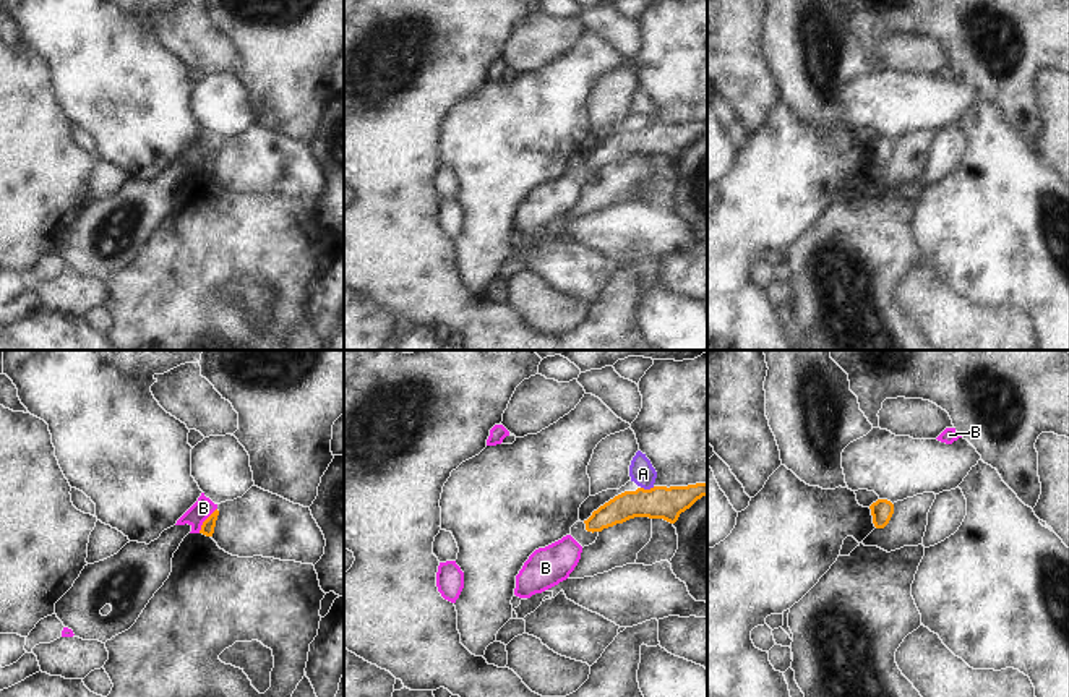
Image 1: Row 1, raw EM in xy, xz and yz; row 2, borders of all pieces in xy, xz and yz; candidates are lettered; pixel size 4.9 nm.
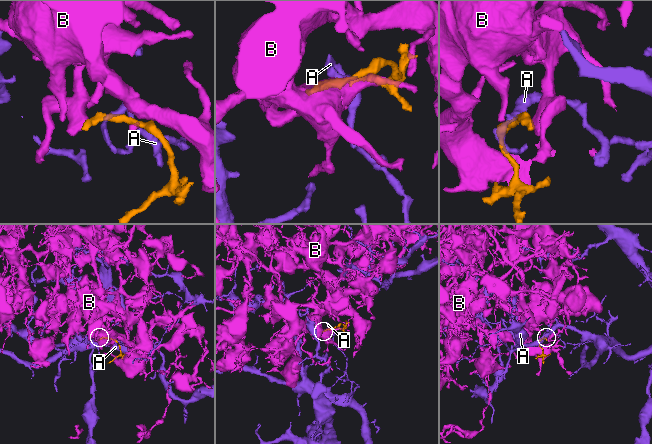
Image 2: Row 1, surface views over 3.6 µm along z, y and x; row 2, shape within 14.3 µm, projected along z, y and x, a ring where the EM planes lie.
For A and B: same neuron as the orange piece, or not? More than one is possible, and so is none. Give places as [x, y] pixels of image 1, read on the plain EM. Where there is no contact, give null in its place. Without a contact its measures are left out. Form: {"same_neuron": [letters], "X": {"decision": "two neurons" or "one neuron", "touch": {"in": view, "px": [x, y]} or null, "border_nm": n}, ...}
{"same_neuron": [], "A": {"decision": "two neurons", "touch": {"in": "xz", "px": [648, 127]}, "border_nm": 70}, "B": {"decision": "two neurons", "touch": {"in": "xy", "px": [205, 158]}, "border_nm": 160}}

